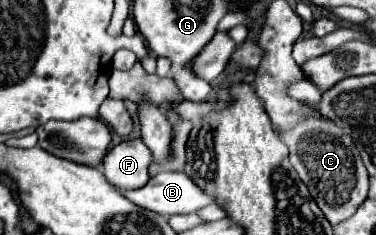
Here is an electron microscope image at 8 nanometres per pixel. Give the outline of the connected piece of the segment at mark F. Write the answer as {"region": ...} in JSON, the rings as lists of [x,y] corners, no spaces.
{"region":[[[123,140],[103,158],[103,174],[117,190],[135,190],[149,180],[151,150],[143,140]]]}

